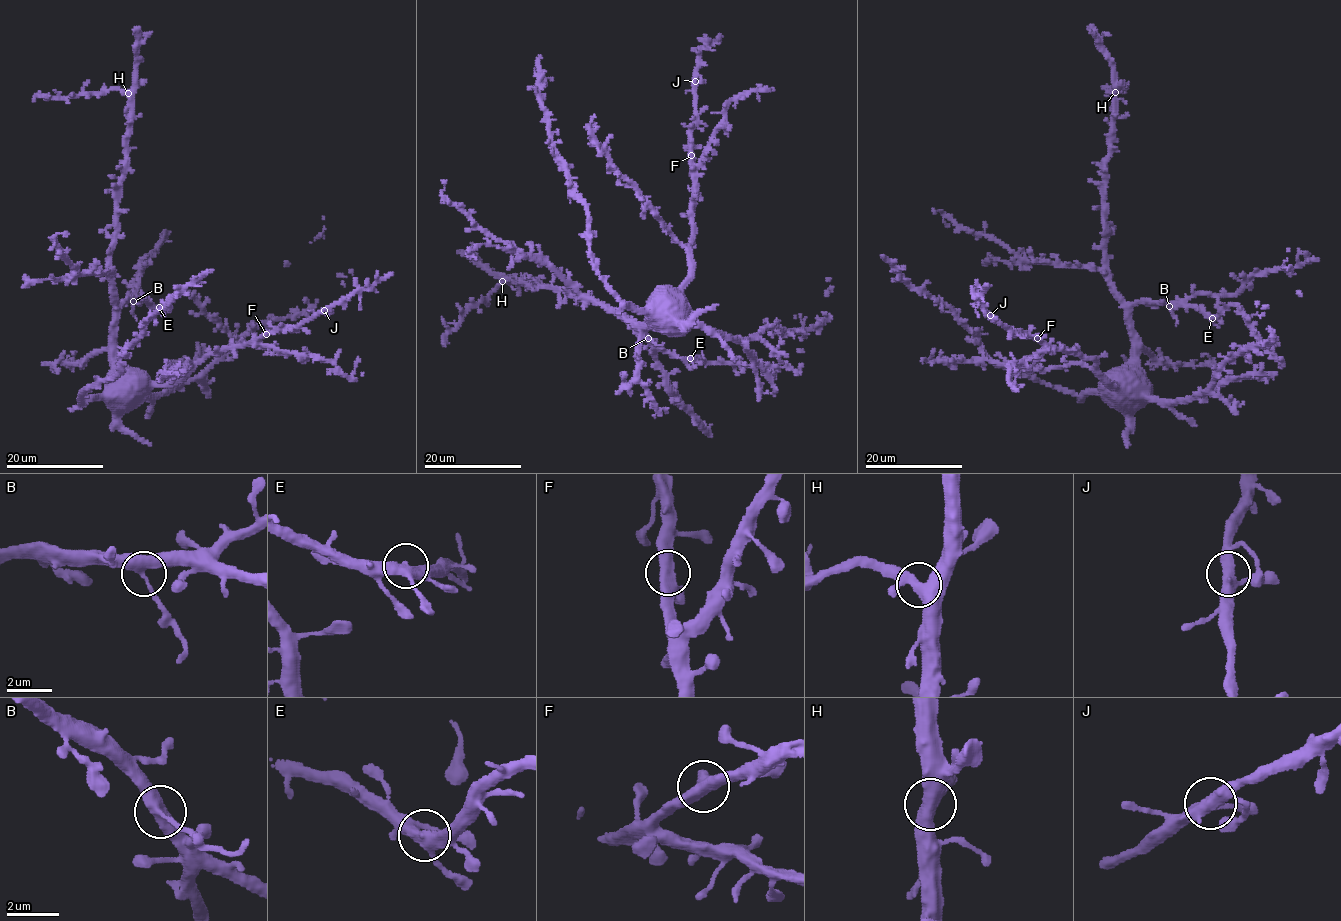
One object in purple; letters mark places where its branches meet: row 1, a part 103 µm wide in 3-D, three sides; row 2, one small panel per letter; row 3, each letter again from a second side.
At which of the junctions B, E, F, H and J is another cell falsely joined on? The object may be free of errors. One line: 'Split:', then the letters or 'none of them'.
Split: none of them

